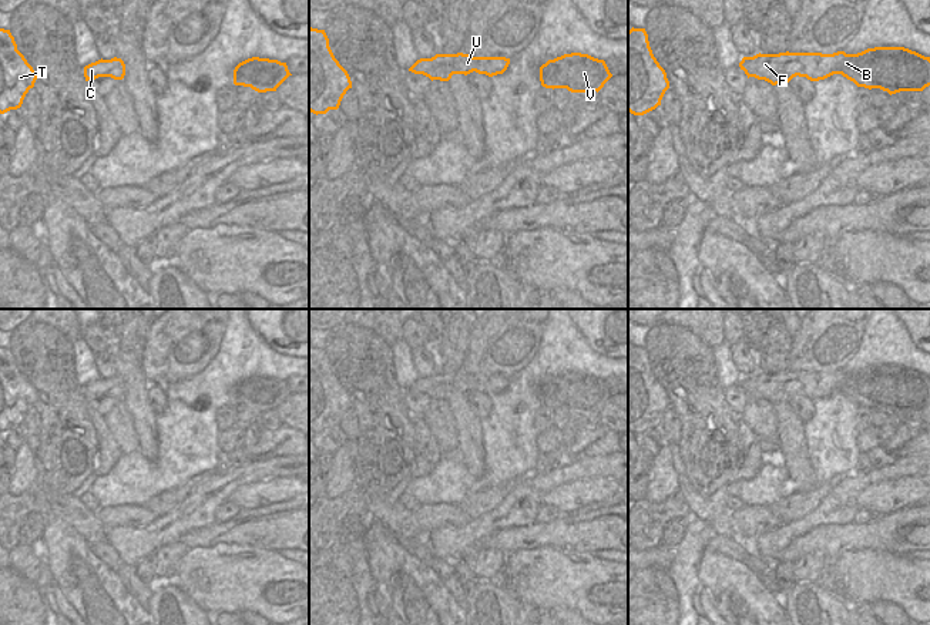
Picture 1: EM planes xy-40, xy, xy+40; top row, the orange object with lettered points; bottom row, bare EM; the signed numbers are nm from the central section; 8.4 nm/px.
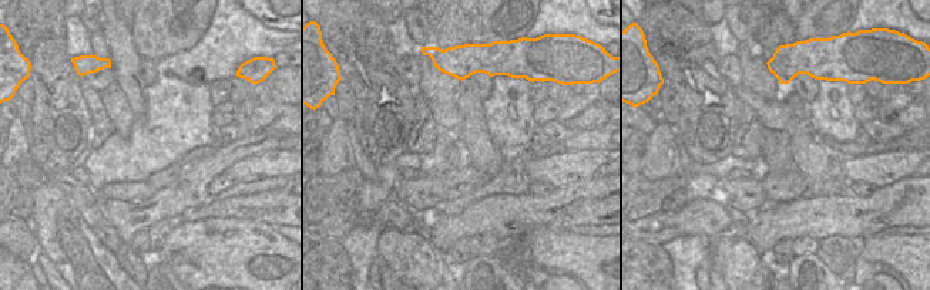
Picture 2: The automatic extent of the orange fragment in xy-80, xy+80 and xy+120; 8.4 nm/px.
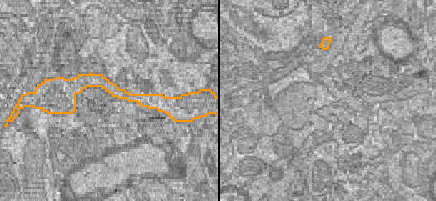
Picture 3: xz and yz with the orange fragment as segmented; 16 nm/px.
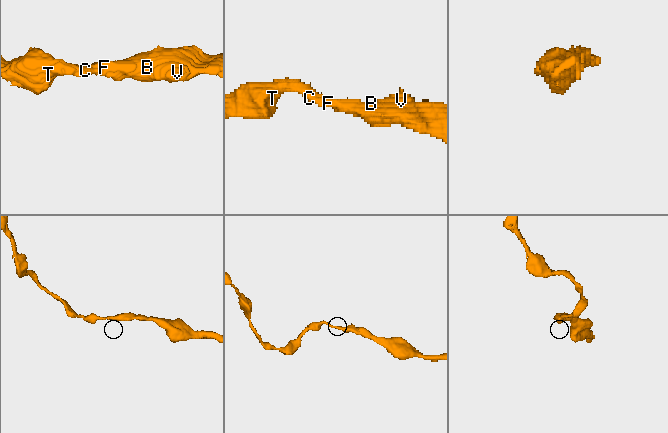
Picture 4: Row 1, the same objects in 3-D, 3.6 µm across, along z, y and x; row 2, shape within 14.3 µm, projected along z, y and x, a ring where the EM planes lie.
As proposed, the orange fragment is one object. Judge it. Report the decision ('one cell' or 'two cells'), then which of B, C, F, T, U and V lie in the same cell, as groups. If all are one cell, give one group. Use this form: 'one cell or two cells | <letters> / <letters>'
one cell | B C F T U V

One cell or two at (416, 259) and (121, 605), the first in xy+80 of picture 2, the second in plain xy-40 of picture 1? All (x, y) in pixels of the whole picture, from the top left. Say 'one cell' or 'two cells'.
one cell

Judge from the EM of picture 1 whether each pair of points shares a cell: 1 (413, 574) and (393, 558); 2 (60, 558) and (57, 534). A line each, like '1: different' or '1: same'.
1: same
2: same

